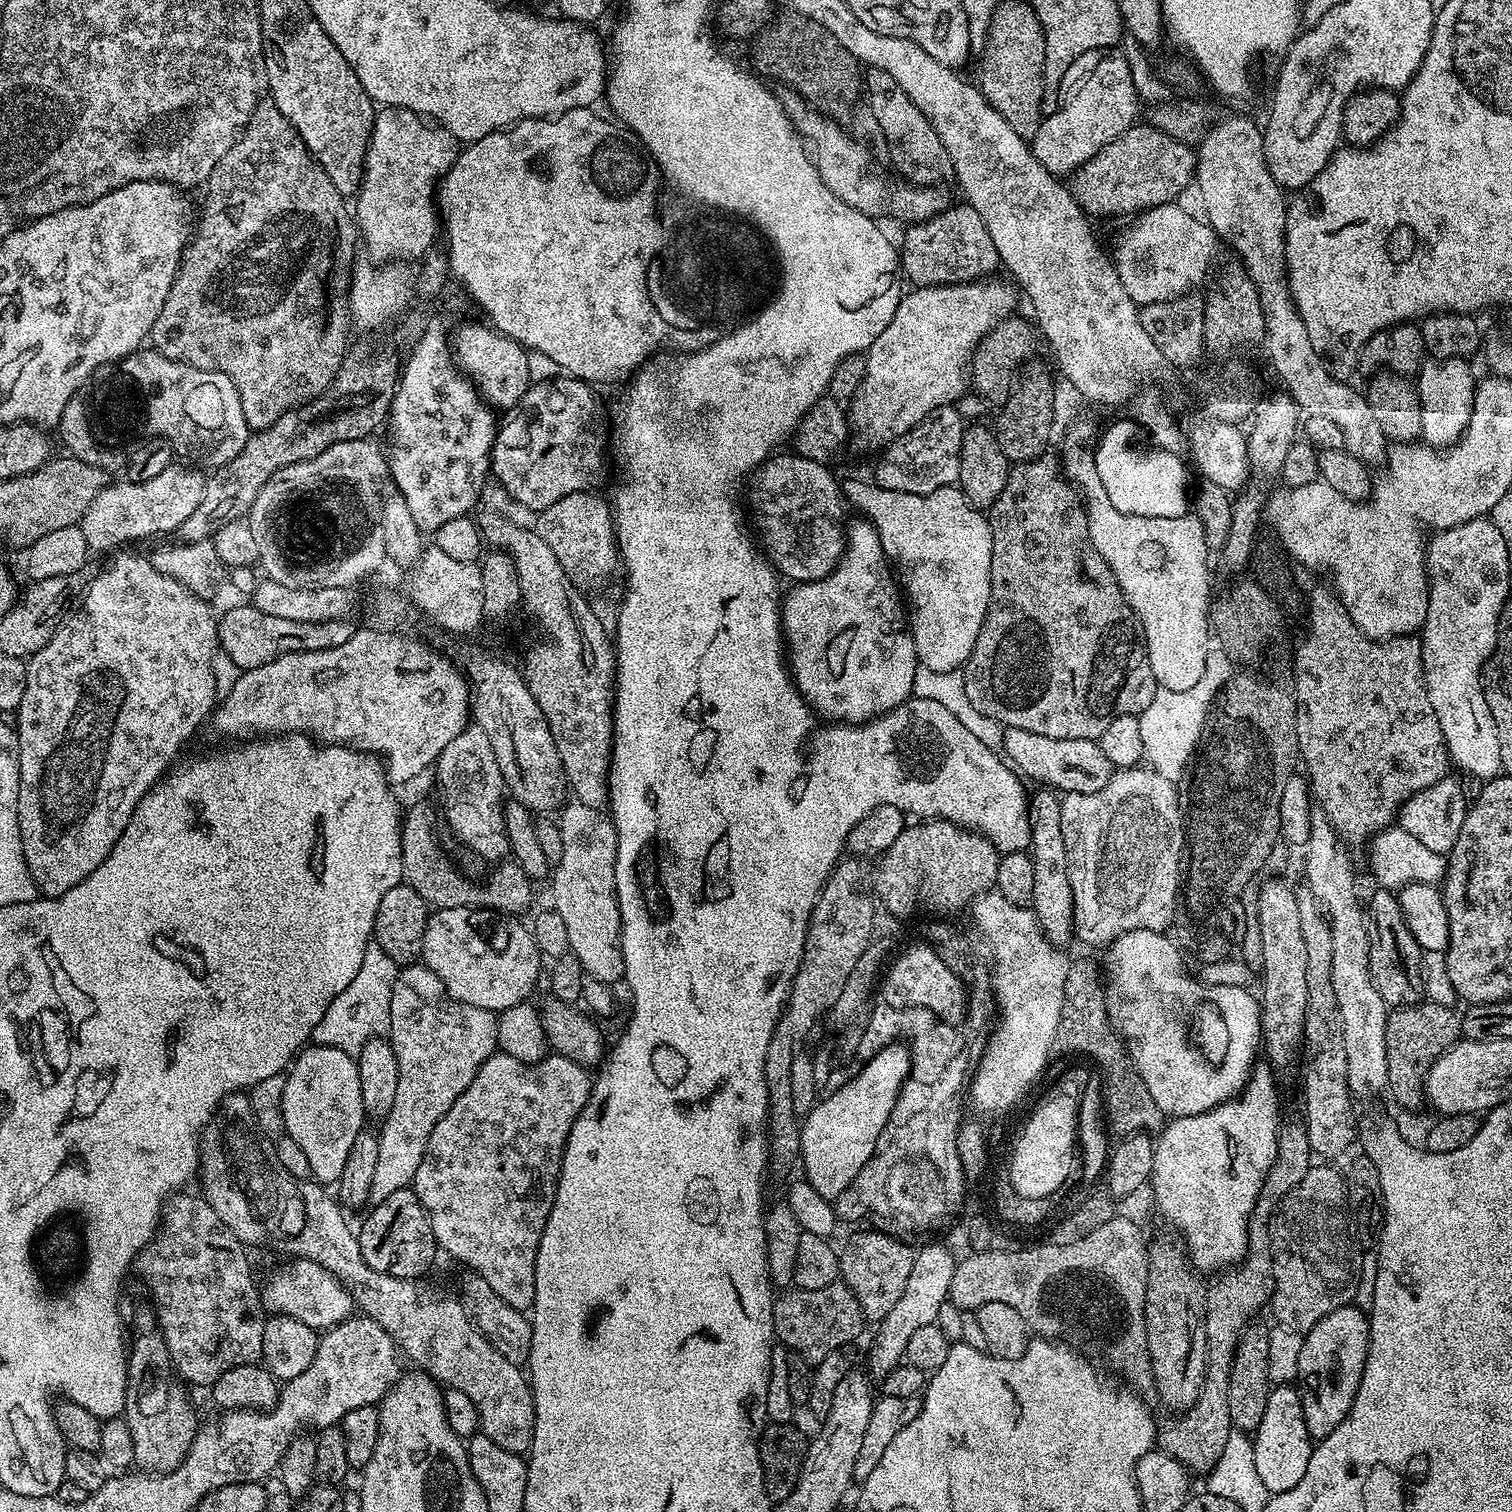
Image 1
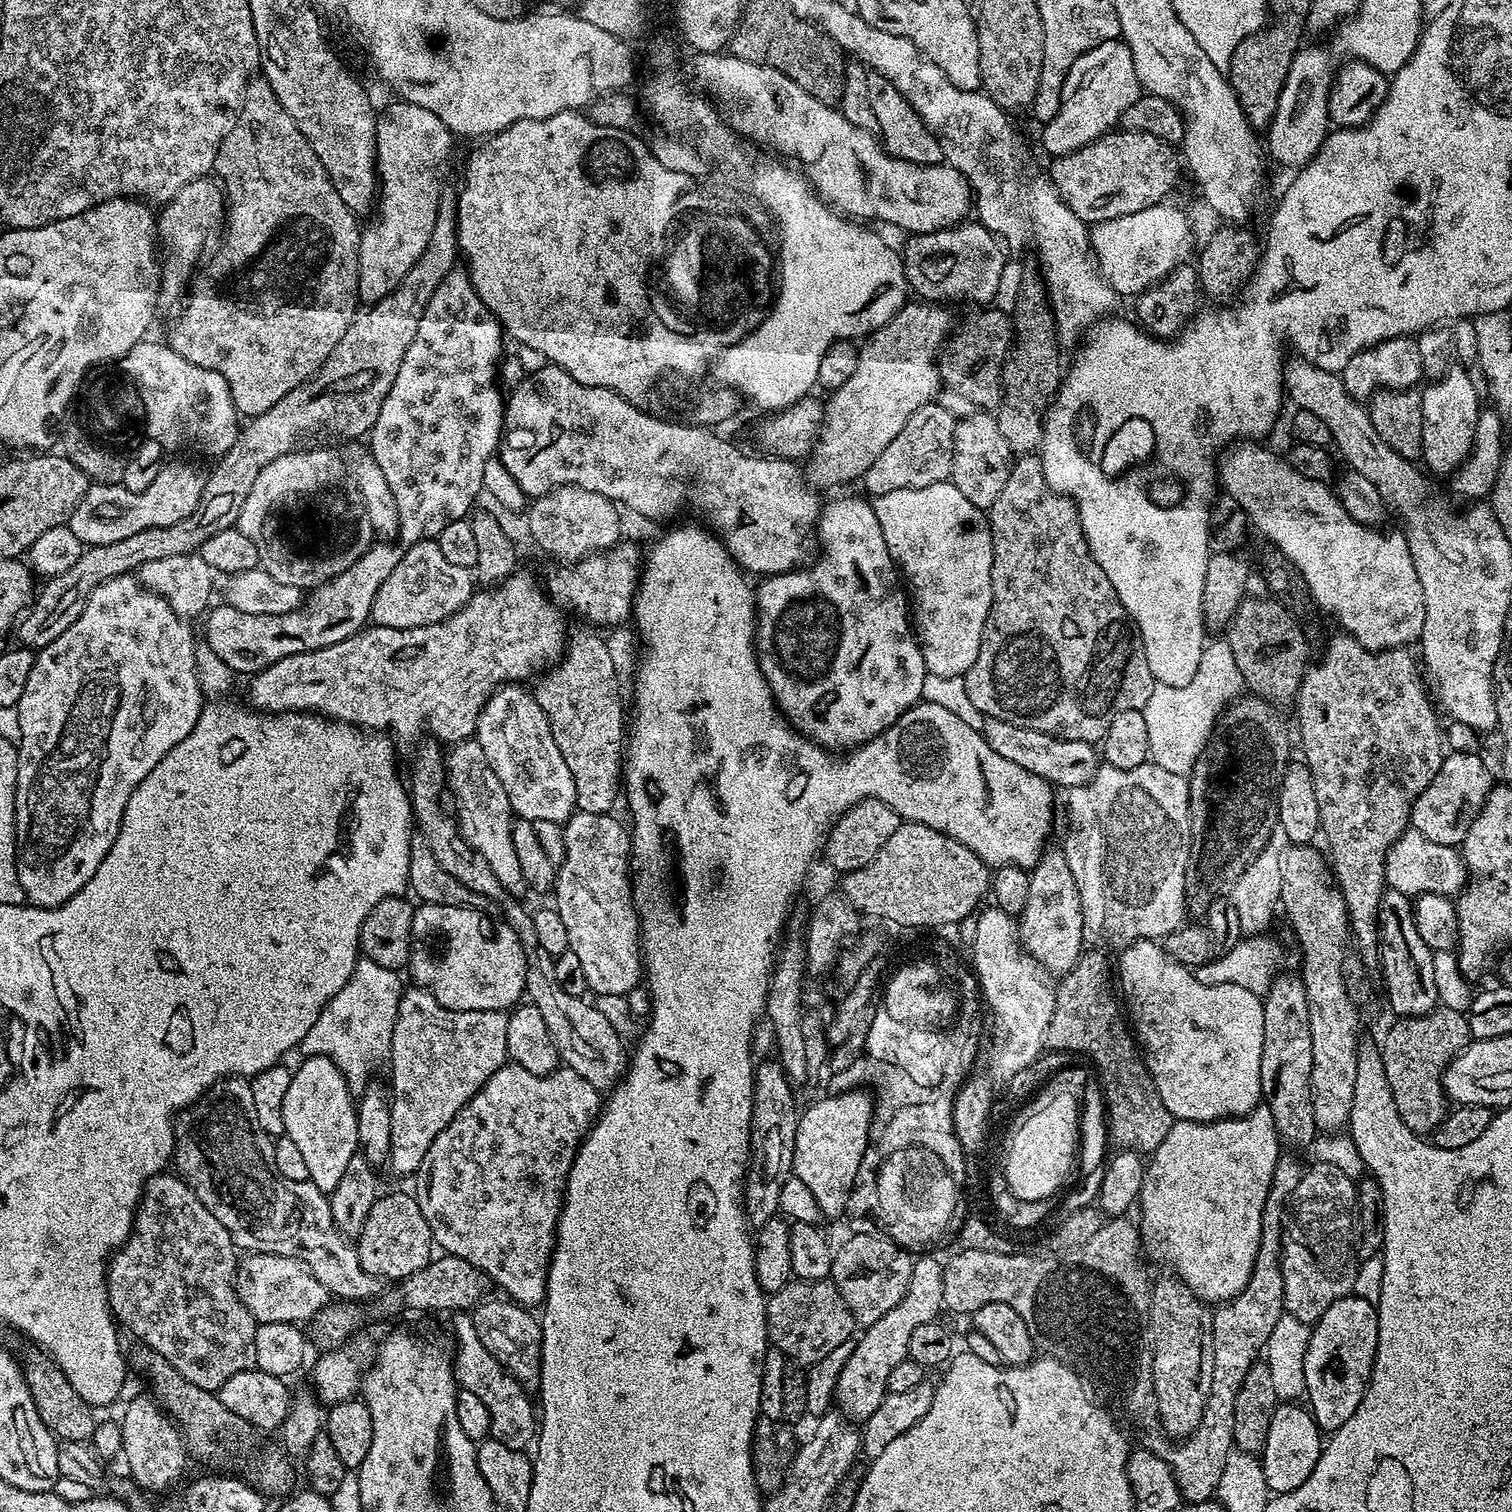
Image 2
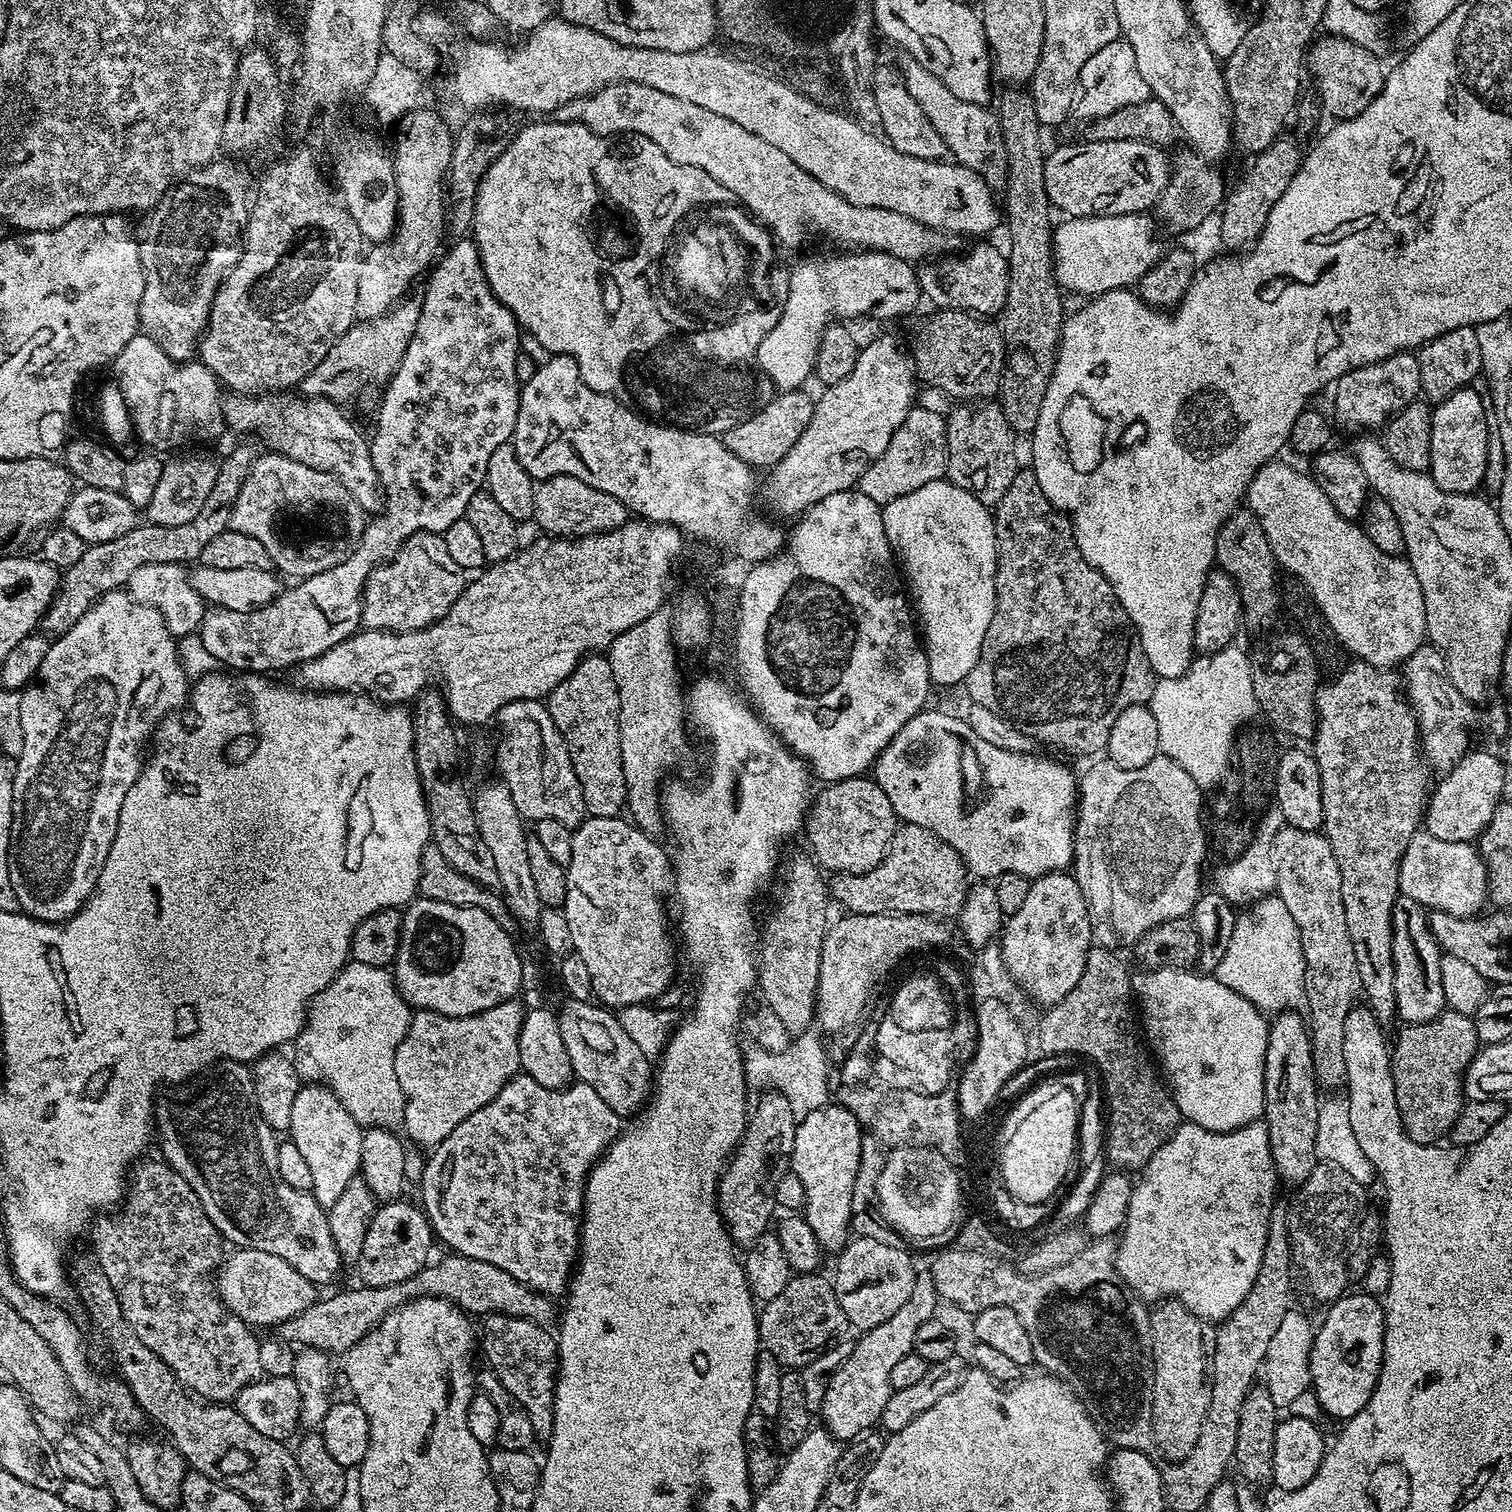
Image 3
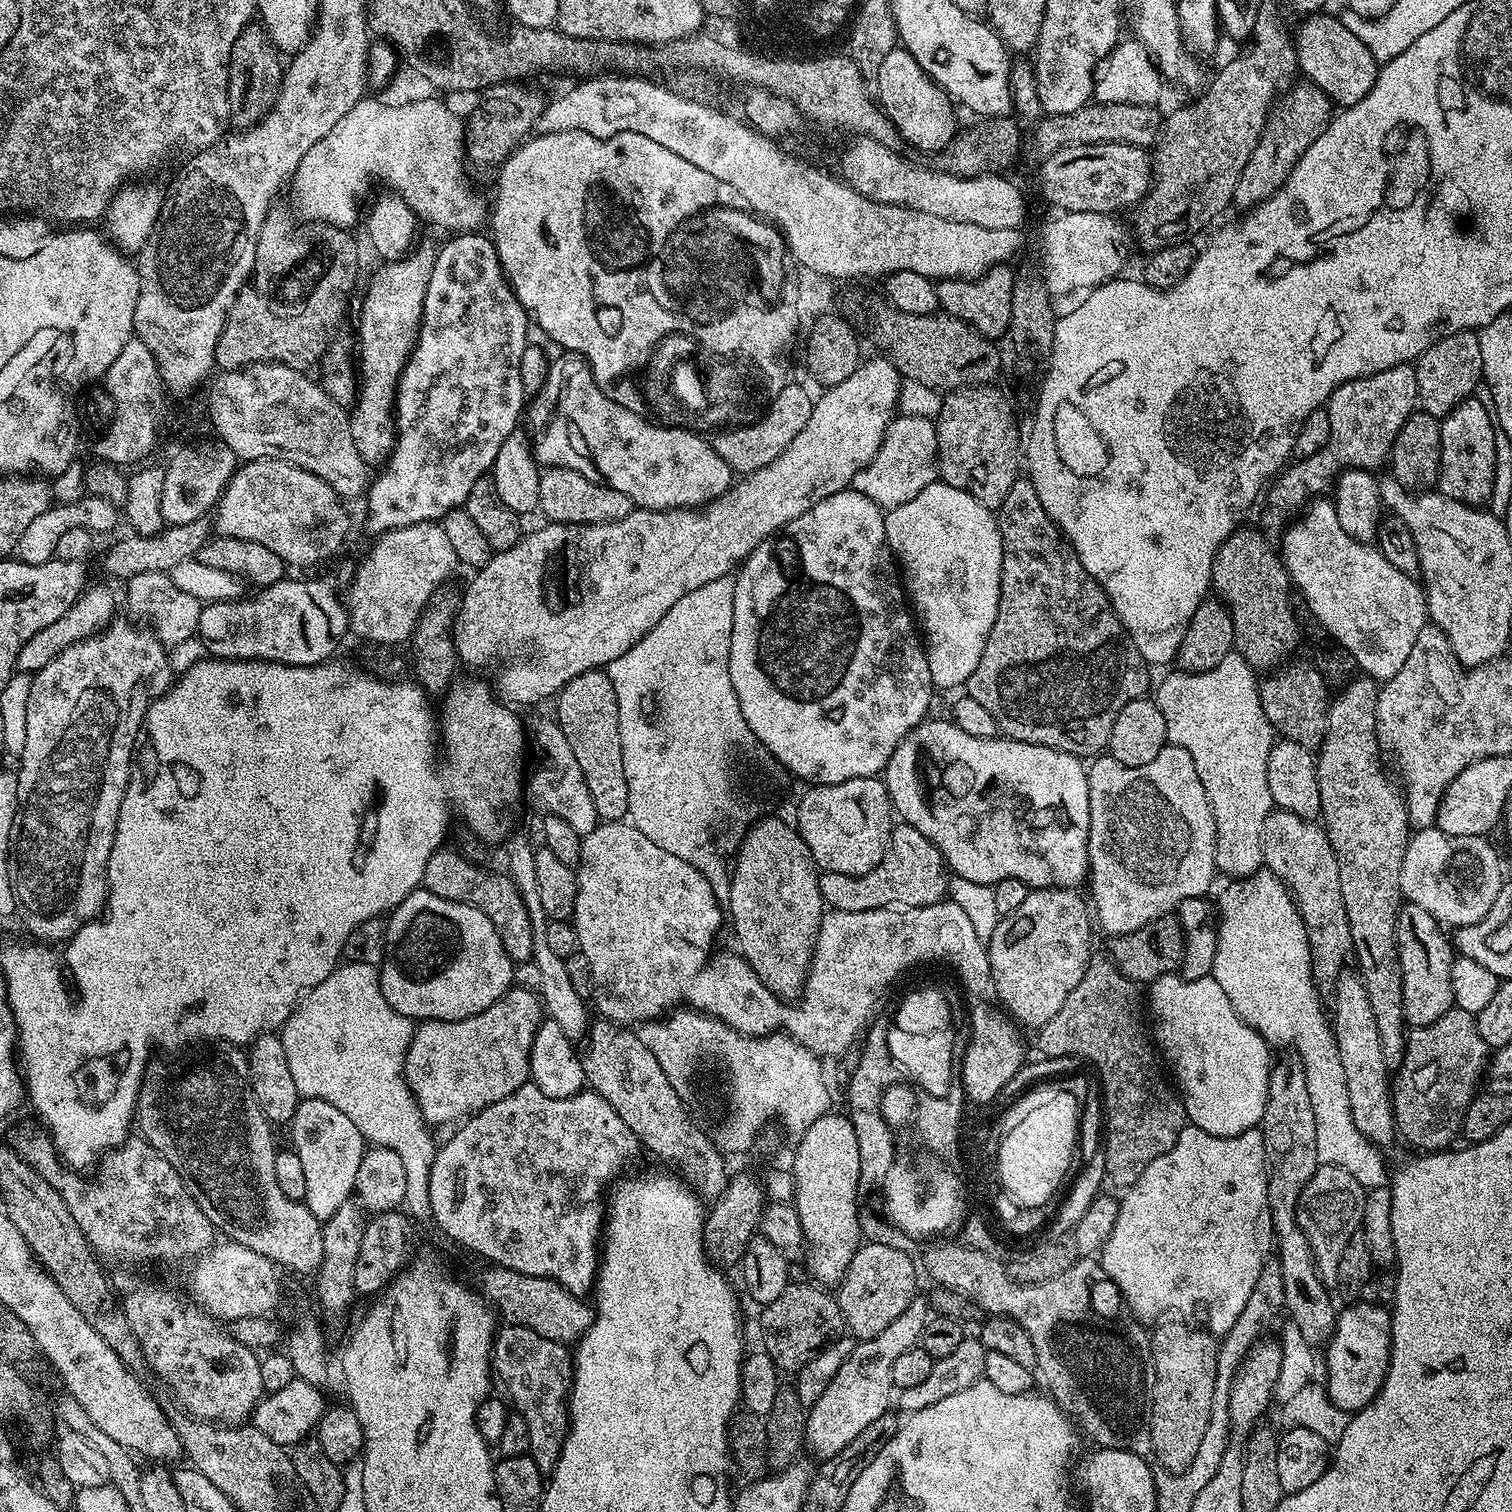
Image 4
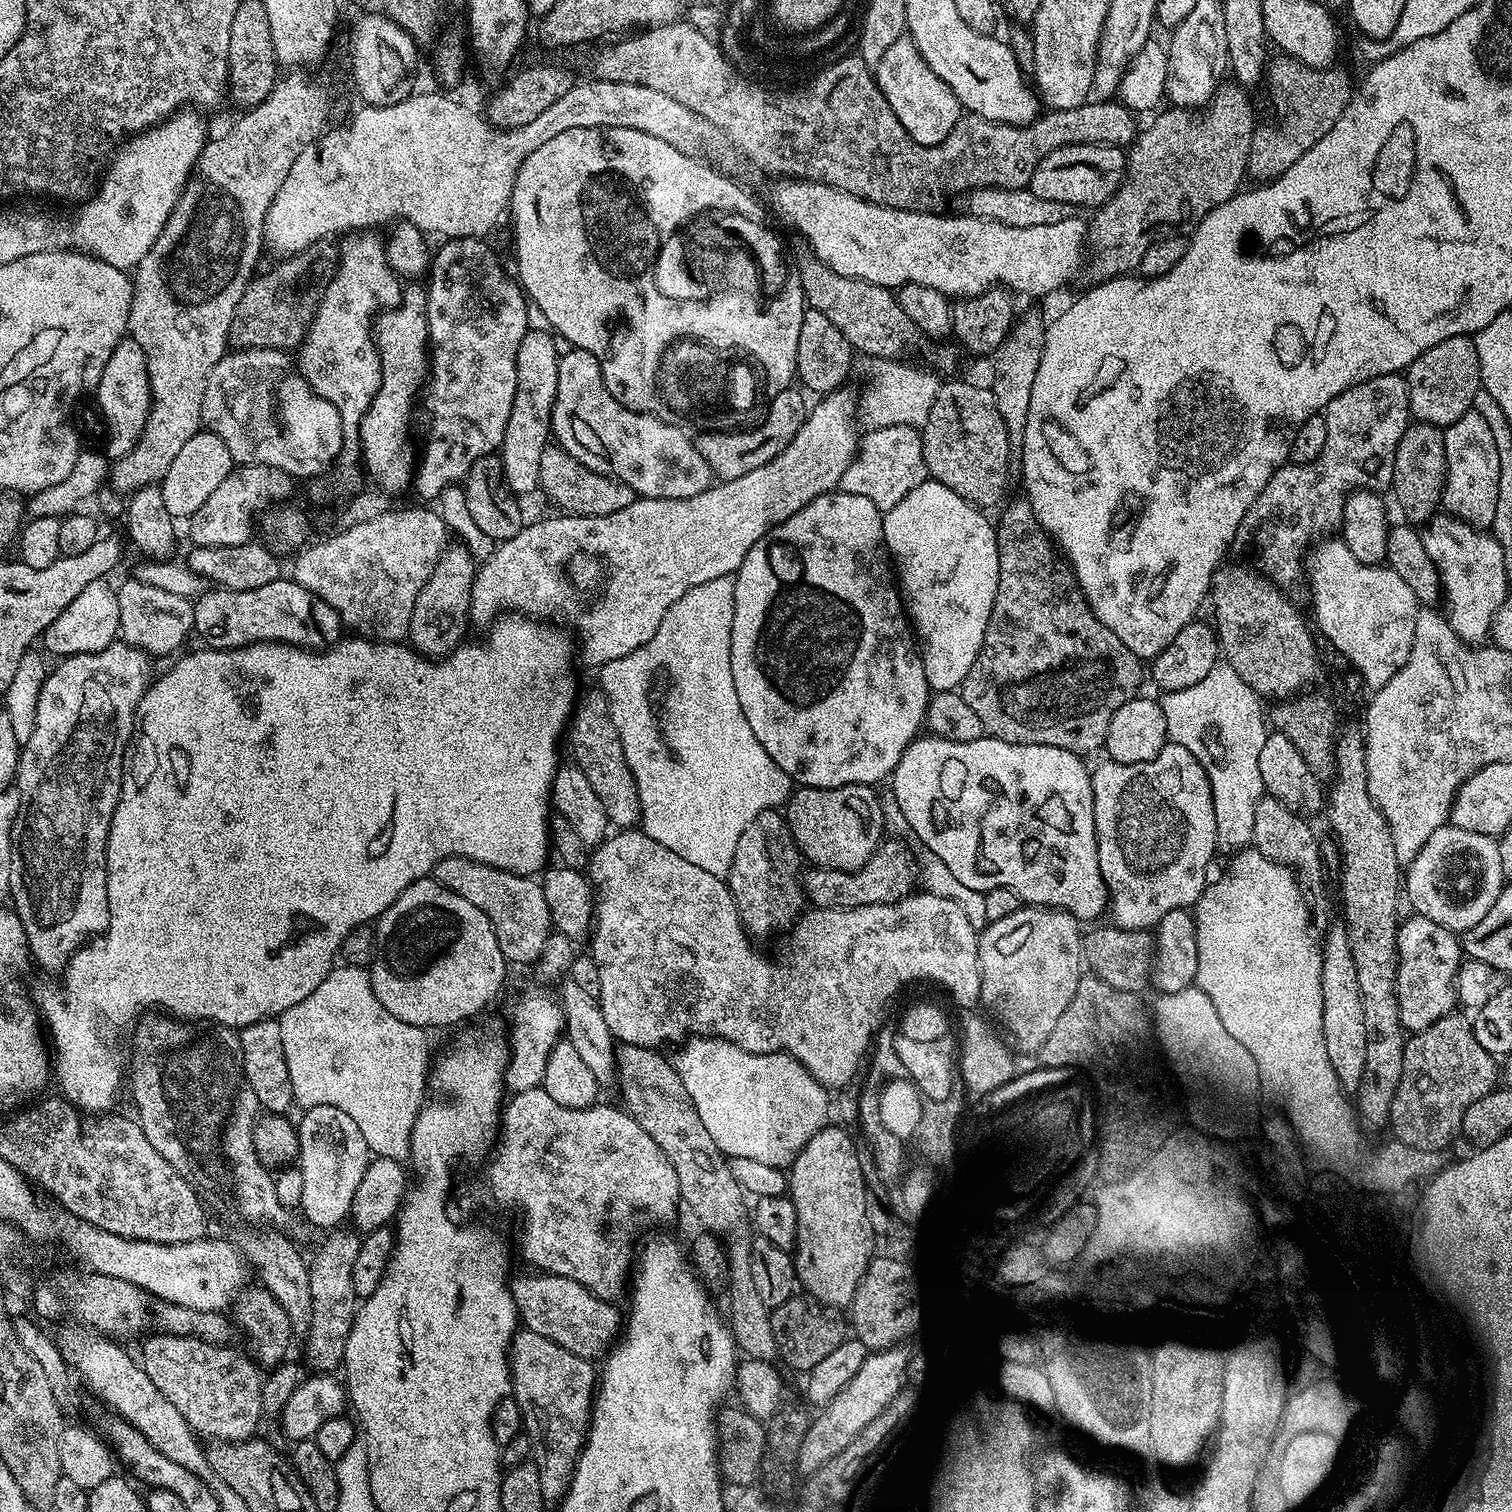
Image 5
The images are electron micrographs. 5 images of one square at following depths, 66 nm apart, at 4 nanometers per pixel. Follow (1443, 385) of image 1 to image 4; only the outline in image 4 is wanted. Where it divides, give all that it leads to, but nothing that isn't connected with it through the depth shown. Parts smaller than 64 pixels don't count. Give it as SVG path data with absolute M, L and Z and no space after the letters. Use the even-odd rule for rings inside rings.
M1476 399L1463 400L1454 411L1440 420L1440 478L1438 491L1446 498L1461 500L1463 504L1484 506L1489 503L1495 480L1495 432L1497 425L1492 423L1486 409Z

